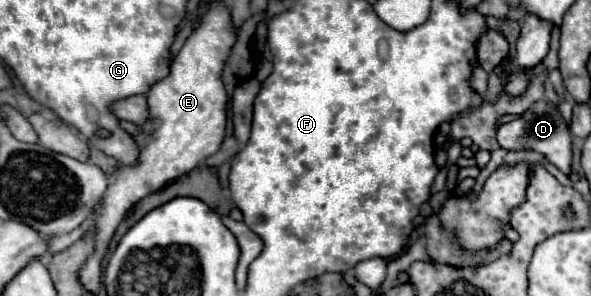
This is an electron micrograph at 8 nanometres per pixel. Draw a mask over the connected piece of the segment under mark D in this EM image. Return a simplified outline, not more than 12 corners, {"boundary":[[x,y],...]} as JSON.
{"boundary":[[534,102],[498,128],[504,150],[534,150],[570,174],[572,130],[558,106]]}

